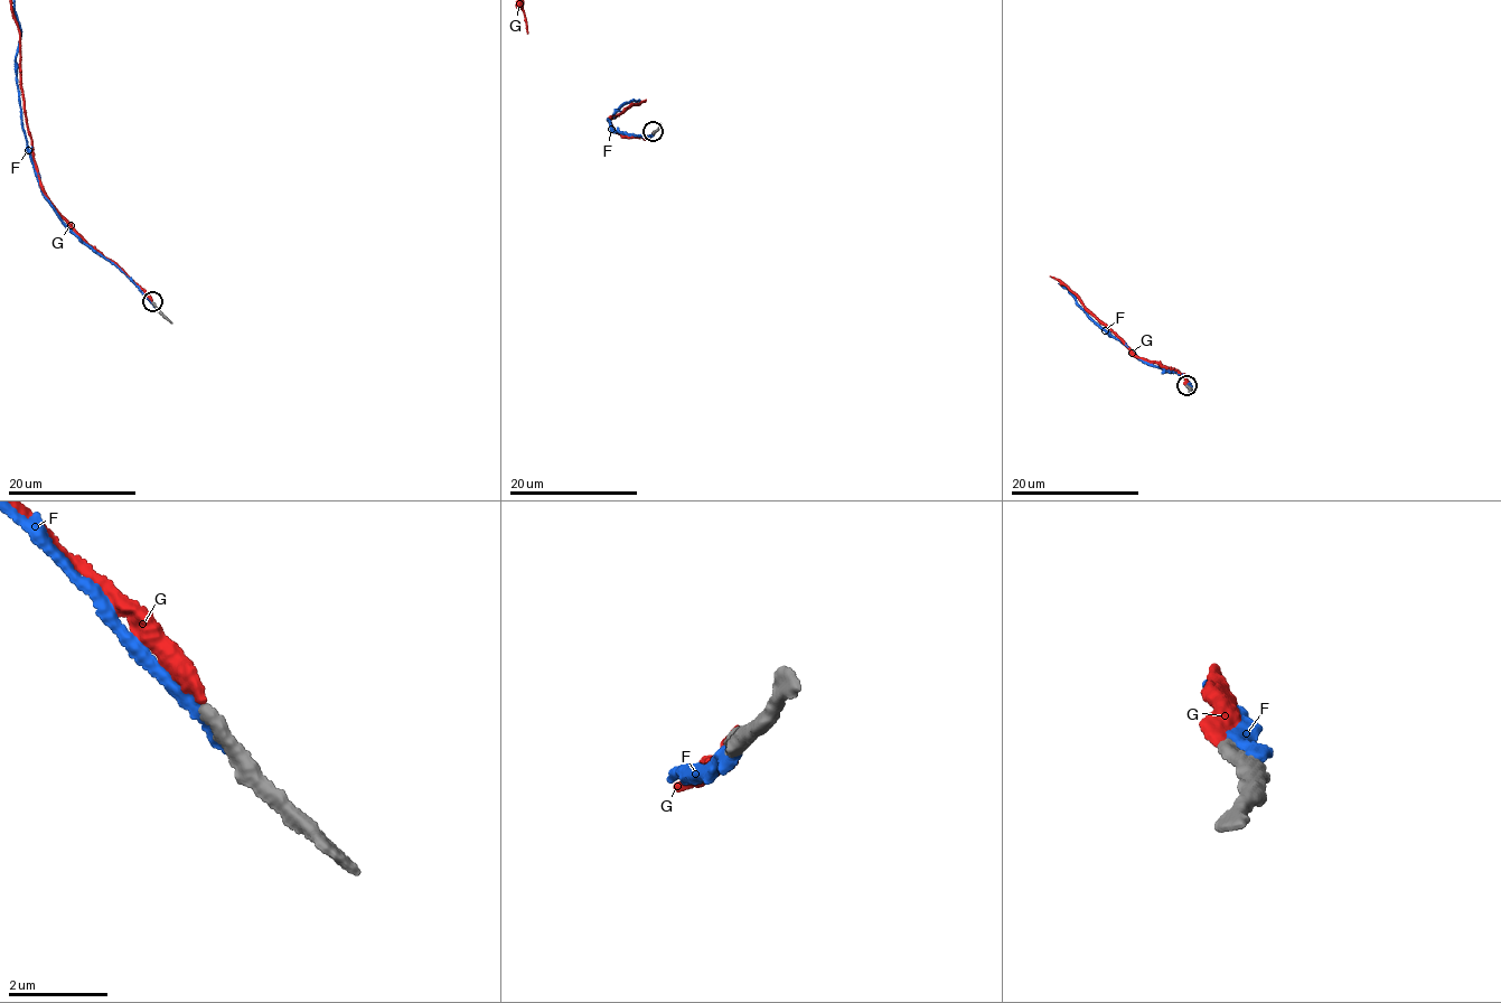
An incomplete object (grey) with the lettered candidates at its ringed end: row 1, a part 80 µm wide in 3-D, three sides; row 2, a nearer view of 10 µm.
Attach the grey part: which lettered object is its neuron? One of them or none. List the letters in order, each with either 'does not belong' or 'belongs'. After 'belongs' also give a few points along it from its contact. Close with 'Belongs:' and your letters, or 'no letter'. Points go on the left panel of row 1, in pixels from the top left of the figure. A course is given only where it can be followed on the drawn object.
F: does not belong
G: belongs
Belongs: G

